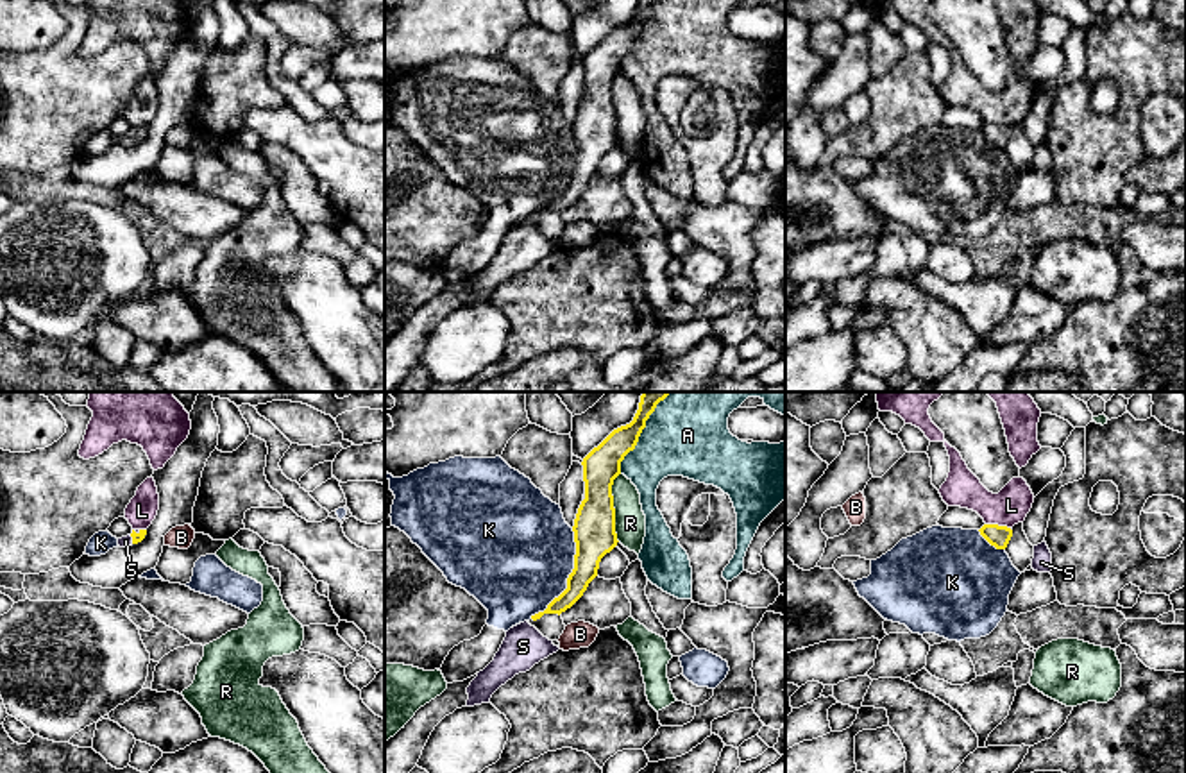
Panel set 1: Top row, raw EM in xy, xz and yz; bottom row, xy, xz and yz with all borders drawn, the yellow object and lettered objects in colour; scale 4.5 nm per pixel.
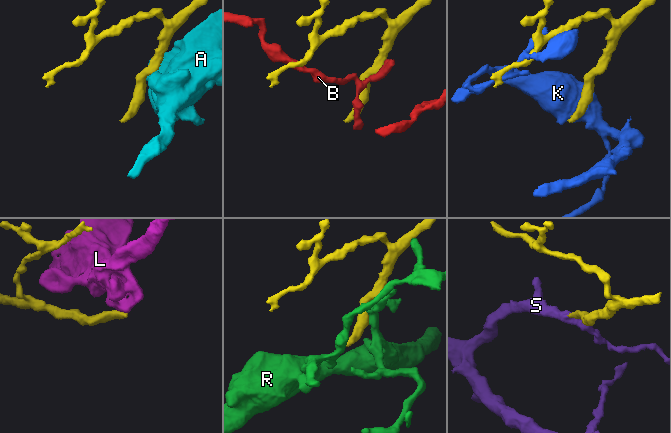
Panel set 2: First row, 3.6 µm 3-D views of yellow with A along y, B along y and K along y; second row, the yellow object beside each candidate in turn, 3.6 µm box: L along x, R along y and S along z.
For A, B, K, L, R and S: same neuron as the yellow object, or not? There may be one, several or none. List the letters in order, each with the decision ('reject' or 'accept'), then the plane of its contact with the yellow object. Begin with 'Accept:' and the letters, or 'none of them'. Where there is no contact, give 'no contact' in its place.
Accept: S
A: reject; meets yellow in xz
B: reject; meets yellow in xz
K: reject; meets yellow in xz
L: reject; meets yellow in yz
R: reject; meets yellow in xz
S: accept; meets yellow in xy

